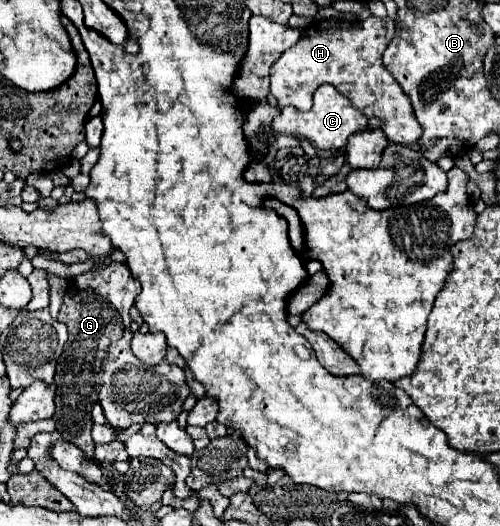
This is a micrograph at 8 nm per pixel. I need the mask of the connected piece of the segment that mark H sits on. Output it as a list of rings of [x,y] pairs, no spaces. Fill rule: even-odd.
[[[367,17],[363,21],[323,19],[311,23],[295,47],[287,49],[271,69],[271,93],[277,97],[279,107],[293,105],[299,111],[309,111],[313,93],[319,85],[331,83],[351,99],[353,107],[361,109],[369,119],[369,129],[381,129],[393,143],[409,145],[418,142],[423,130],[415,115],[411,101],[403,95],[395,77],[383,65],[383,51],[395,35],[393,19]]]

